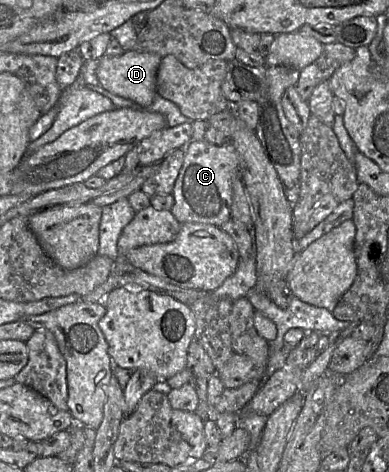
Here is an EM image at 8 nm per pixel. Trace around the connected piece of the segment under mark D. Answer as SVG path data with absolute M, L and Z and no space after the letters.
M133 50L116 57L104 55L99 60L96 76L105 90L141 106L149 106L157 95L157 72L161 60L157 54Z

